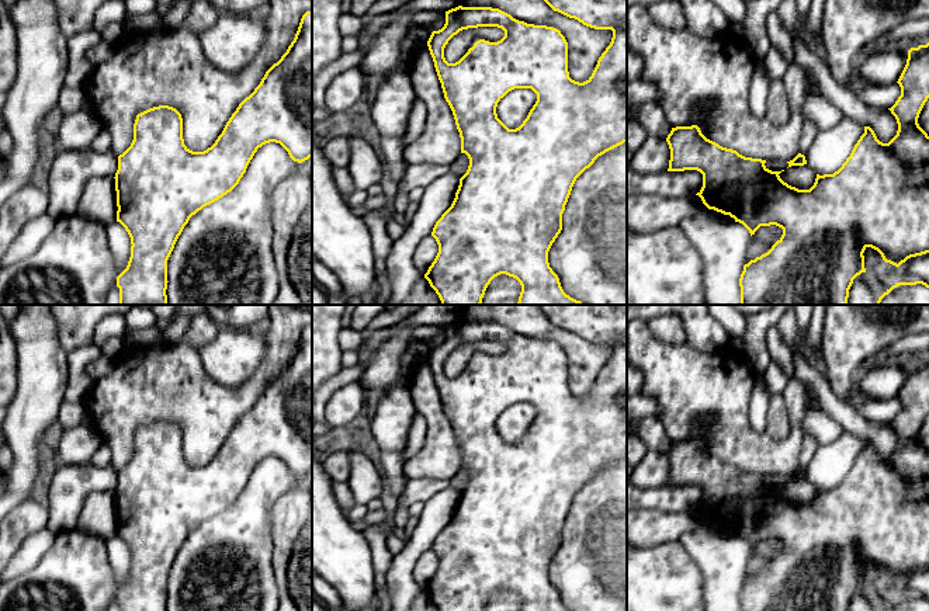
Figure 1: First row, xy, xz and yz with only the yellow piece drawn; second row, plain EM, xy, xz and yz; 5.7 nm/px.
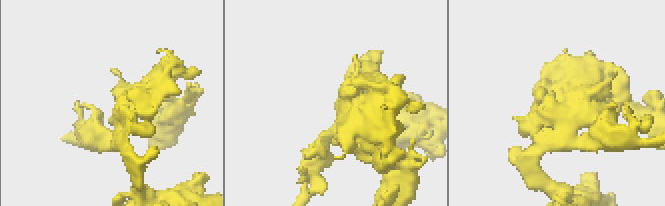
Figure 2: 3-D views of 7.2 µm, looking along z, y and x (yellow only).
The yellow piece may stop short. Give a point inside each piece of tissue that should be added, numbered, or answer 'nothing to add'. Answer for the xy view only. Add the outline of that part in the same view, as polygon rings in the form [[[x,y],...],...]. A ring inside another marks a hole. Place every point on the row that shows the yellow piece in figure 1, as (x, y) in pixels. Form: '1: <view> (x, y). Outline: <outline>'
nothing to add

